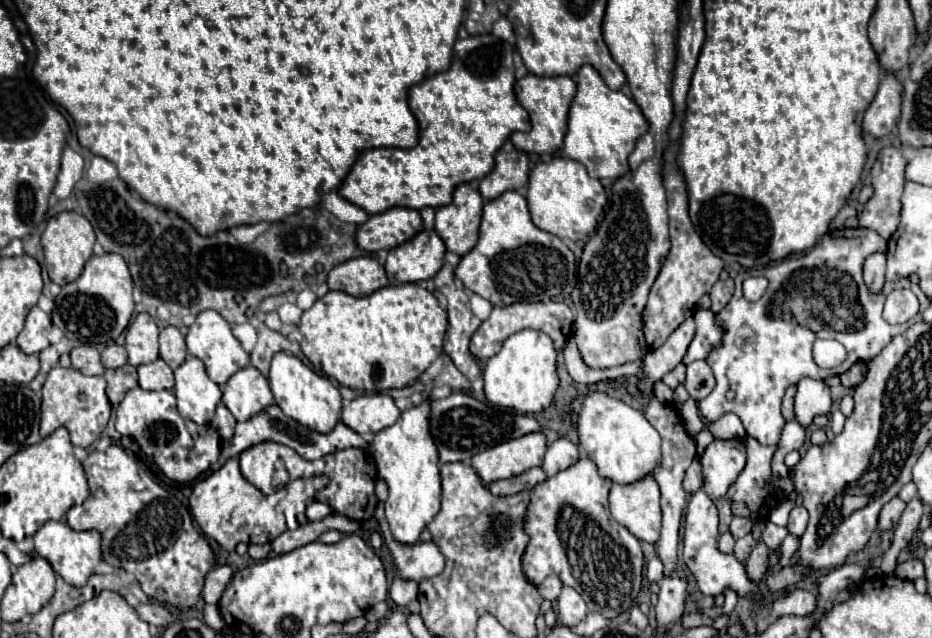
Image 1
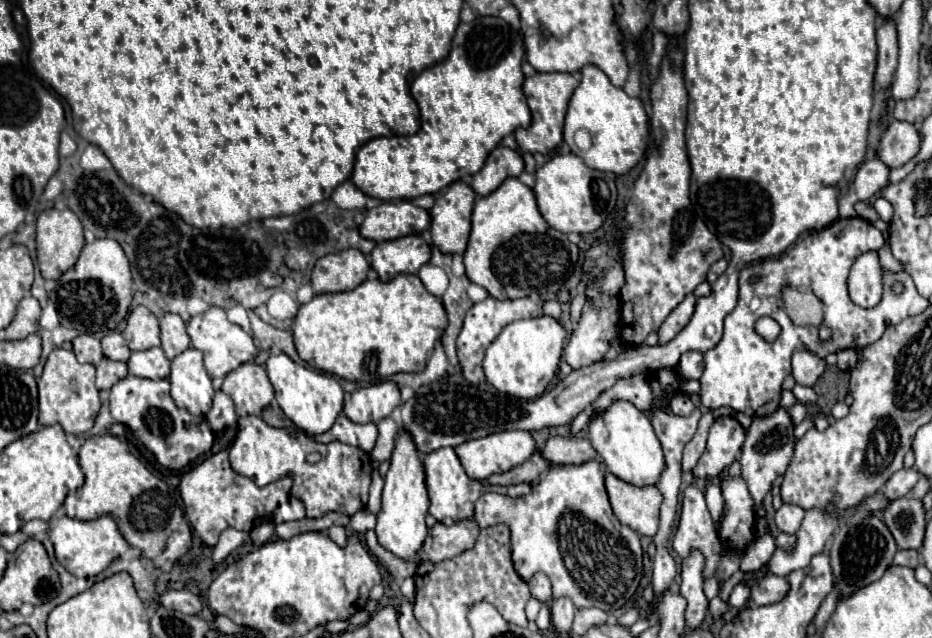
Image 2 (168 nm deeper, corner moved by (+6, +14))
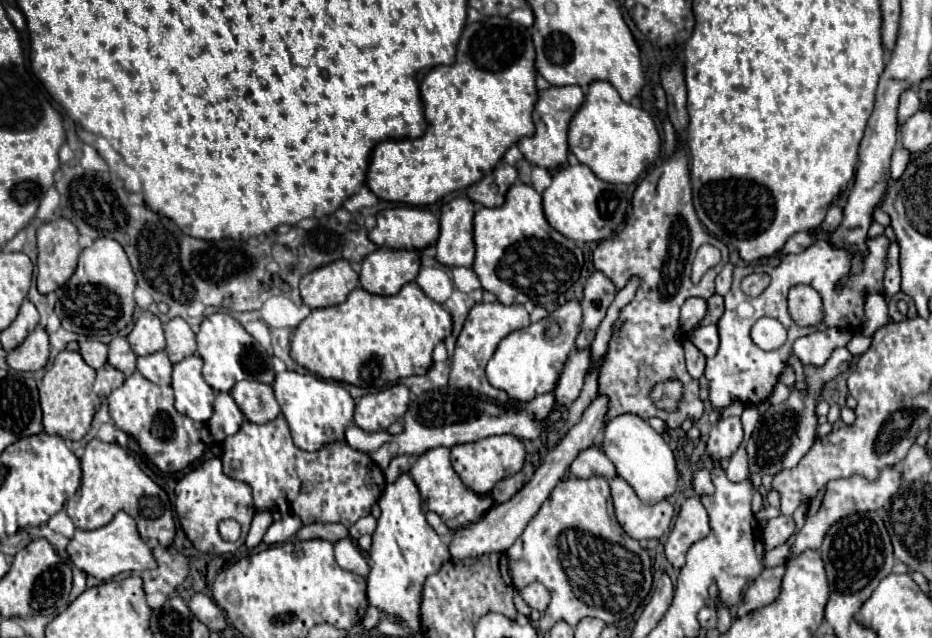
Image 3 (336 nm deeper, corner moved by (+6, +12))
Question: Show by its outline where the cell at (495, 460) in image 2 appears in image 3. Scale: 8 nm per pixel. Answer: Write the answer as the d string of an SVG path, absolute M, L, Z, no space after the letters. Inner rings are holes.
M502 434L502 436L488 436L470 444L456 444L450 448L452 452L452 466L458 472L458 476L462 478L462 482L476 494L486 496L492 492L492 488L496 486L496 482L504 480L504 474L516 474L522 470L524 464L524 456L526 450L522 446L522 442L518 438L512 438L510 434Z

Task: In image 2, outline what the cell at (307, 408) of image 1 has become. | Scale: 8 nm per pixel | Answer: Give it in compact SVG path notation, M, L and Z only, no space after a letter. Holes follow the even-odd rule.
M272 354L266 362L266 372L268 378L274 386L276 392L276 402L284 410L284 414L304 432L310 434L320 434L332 428L336 416L342 412L344 404L344 390L342 386L334 380L334 376L326 372L316 372L304 364L294 362L288 354Z

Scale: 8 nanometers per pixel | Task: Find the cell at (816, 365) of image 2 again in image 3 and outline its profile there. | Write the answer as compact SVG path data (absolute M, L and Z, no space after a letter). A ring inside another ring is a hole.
M824 328L816 330L808 336L802 336L794 342L794 354L802 360L804 366L822 366L832 350L836 346L846 346L850 342L852 334L848 330L838 330L838 328Z

